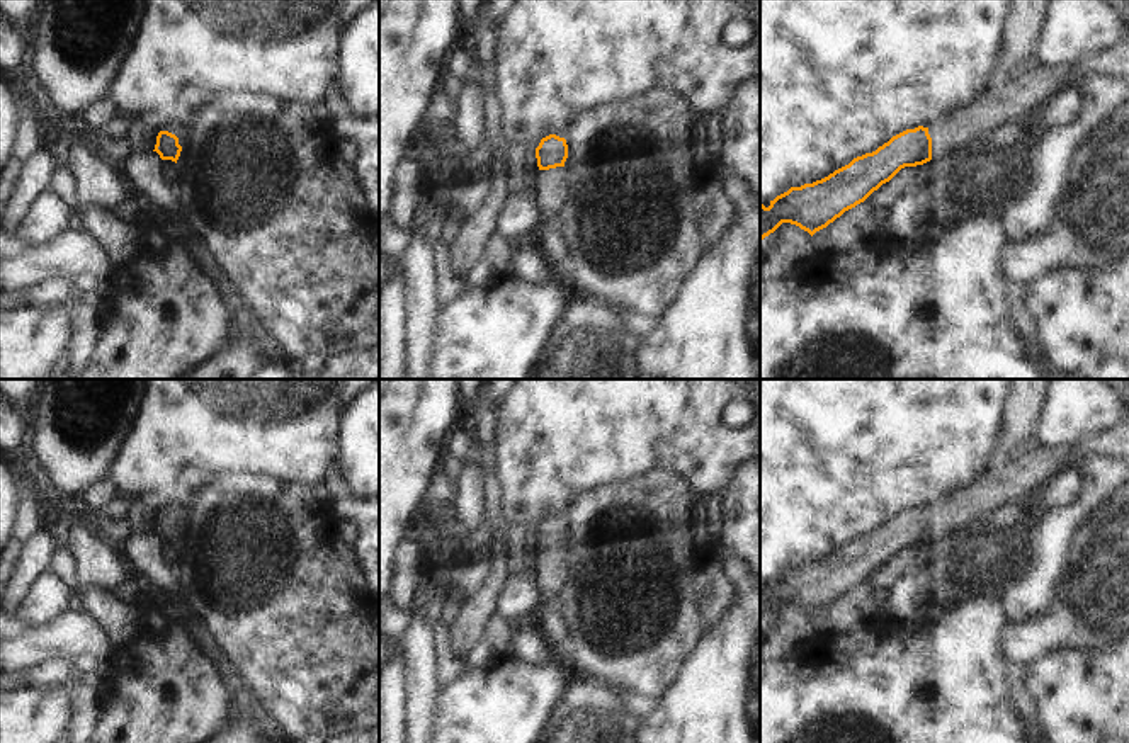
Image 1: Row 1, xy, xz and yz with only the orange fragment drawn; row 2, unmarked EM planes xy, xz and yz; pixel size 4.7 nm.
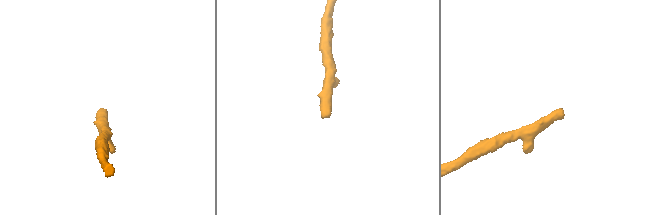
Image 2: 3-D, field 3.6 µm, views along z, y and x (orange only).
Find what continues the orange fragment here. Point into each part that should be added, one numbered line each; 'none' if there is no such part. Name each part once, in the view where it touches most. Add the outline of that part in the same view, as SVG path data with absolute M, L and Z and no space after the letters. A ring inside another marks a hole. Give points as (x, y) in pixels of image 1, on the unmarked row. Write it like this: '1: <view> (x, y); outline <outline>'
1: yz (1024, 476); outline M1041 444L1000 469L988 468L971 485L928 508L932 539L950 537L959 530L966 530L988 510L1018 498L1037 496L1051 478L1071 468L1073 451L1078 444L1056 449Z

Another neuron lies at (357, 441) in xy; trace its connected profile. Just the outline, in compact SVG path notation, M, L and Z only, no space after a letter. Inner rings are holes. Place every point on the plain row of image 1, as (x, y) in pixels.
M379 381L342 411L337 445L335 466L349 490L362 500L379 498Z

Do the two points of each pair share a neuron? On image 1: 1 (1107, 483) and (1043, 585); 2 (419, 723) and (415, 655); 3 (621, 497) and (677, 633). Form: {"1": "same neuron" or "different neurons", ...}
{"1": "same neuron", "2": "same neuron", "3": "same neuron"}

